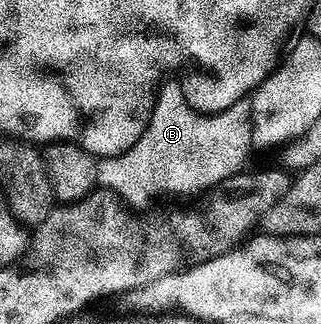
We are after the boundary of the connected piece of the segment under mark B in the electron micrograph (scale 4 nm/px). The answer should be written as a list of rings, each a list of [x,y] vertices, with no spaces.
[[[178,81],[170,82],[164,82],[158,88],[151,116],[145,125],[145,133],[141,133],[141,137],[137,137],[137,141],[129,149],[125,149],[125,153],[108,155],[100,158],[95,164],[96,184],[102,190],[112,191],[131,209],[147,207],[154,199],[159,199],[162,195],[200,194],[199,196],[202,196],[210,192],[211,188],[218,183],[223,183],[229,177],[240,174],[244,170],[243,162],[246,161],[247,154],[253,151],[250,98],[237,101],[224,111],[206,115],[205,112],[195,111],[190,107]]]

